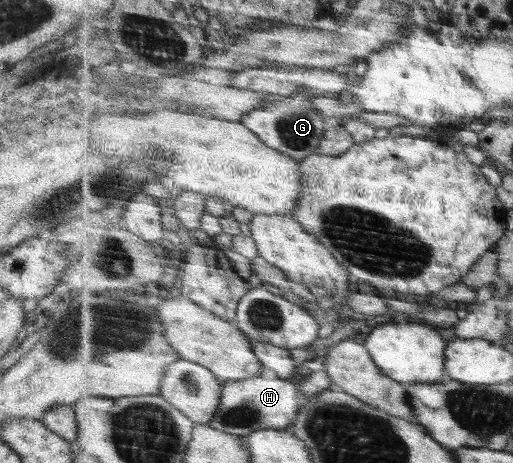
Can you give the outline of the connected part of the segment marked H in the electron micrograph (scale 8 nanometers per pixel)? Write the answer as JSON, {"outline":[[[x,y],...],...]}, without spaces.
{"outline":[[[263,376],[240,381],[223,382],[224,393],[218,414],[211,425],[223,432],[246,437],[254,432],[265,429],[290,429],[289,424],[297,418],[305,397],[300,384],[280,376]]]}

